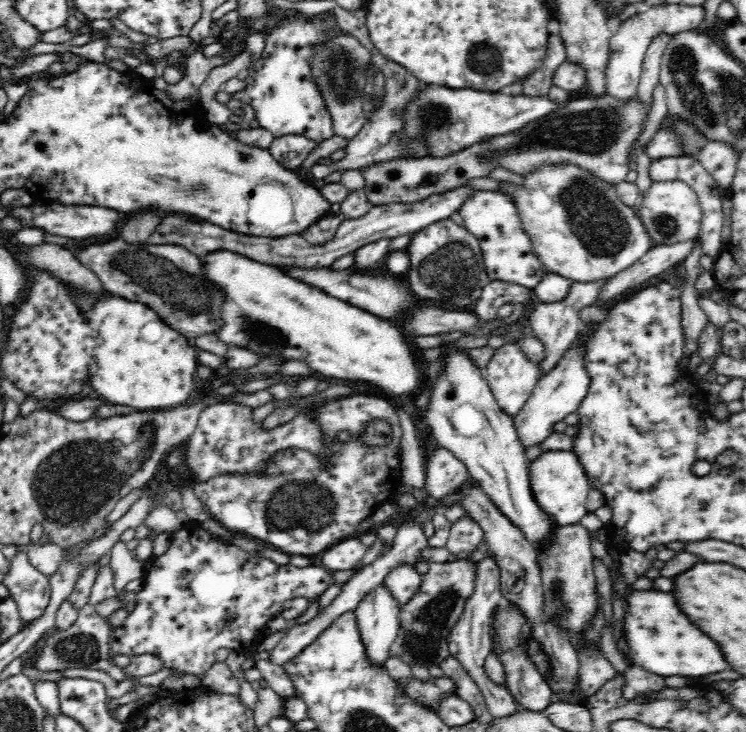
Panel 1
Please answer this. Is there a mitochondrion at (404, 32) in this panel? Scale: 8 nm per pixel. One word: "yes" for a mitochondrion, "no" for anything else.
no

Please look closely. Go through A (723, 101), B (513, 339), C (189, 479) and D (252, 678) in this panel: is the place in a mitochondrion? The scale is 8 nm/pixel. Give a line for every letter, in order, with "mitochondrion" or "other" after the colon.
A: mitochondrion
B: other
C: other
D: other

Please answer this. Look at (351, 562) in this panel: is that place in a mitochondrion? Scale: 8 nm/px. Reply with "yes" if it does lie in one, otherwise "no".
no

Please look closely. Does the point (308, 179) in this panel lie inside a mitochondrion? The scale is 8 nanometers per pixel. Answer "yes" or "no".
no

